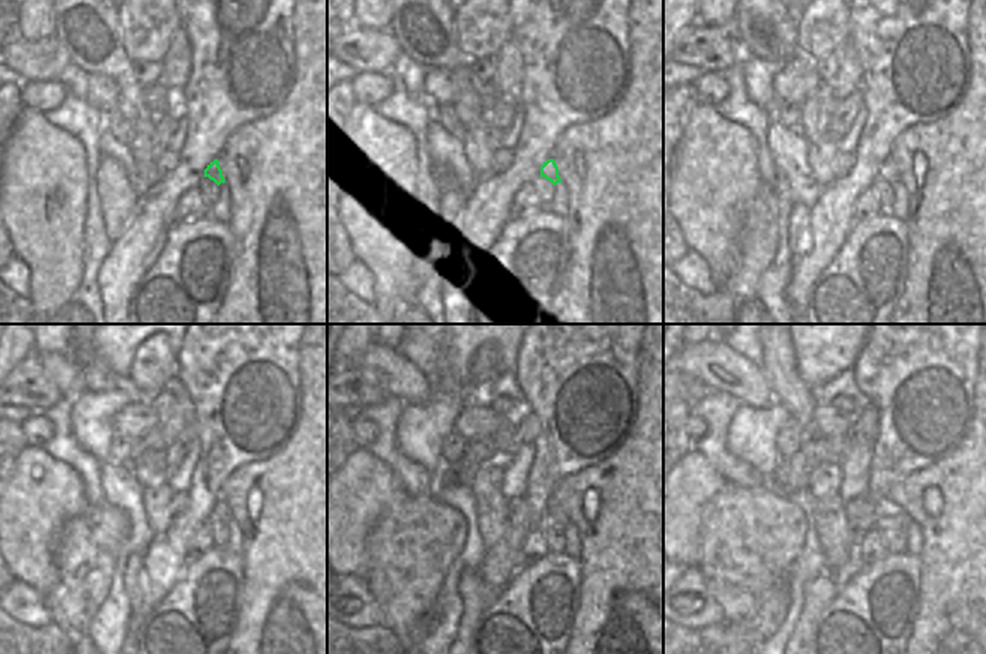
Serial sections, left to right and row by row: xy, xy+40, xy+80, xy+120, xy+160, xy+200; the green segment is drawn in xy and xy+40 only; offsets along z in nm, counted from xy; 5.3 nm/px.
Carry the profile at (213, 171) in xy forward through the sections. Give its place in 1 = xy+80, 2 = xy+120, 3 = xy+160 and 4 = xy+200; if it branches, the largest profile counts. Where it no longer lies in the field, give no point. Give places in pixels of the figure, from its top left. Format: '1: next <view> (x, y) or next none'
1: next xy+80 (887, 171)
2: next xy+120 (219, 509)
3: next xy+160 (557, 516)
4: next xy+200 (890, 516)

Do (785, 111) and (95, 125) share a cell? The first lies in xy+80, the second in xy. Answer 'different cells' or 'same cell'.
different cells

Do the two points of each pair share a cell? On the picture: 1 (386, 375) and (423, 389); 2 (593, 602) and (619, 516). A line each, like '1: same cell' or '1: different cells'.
1: same cell
2: same cell

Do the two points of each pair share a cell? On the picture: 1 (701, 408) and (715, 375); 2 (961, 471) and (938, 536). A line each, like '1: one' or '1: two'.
1: two
2: one

